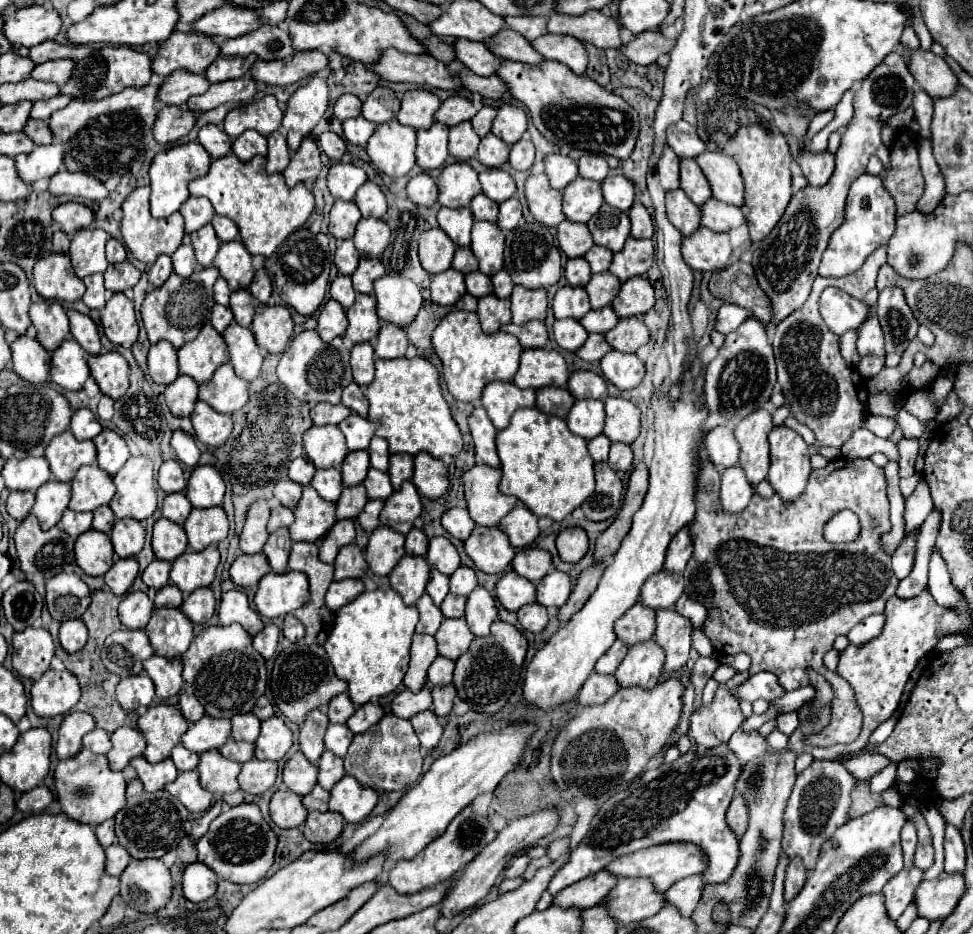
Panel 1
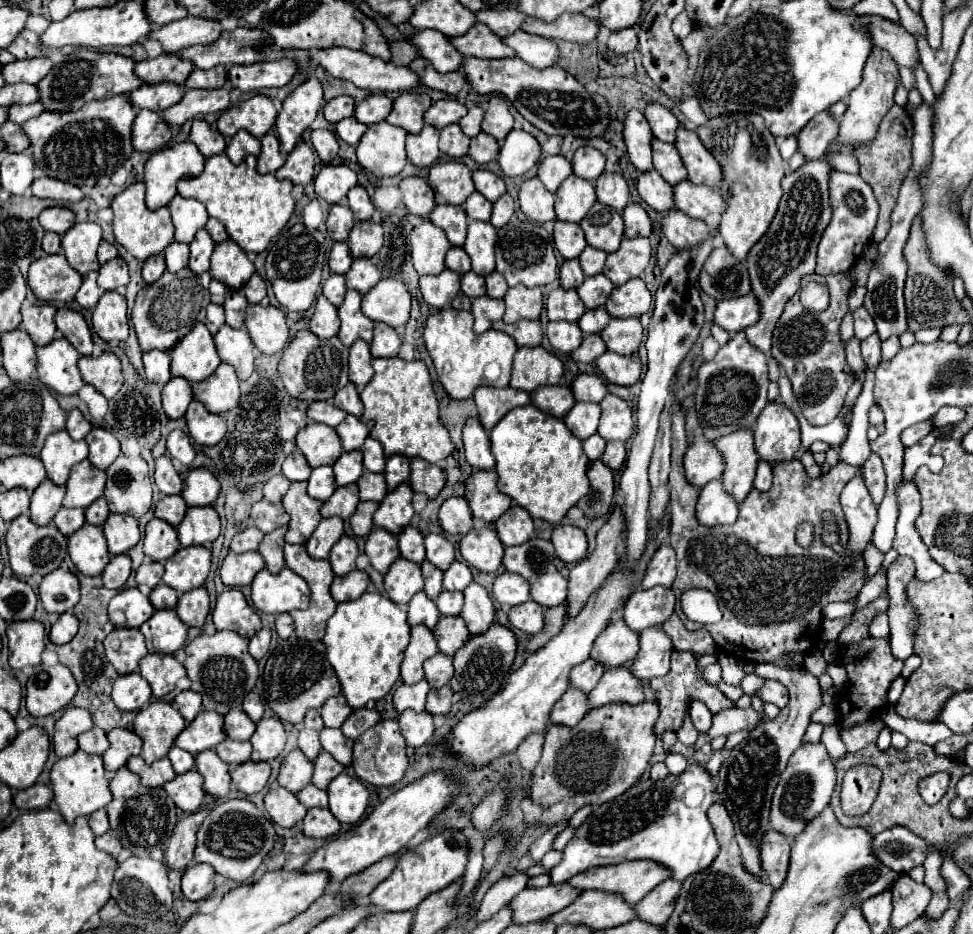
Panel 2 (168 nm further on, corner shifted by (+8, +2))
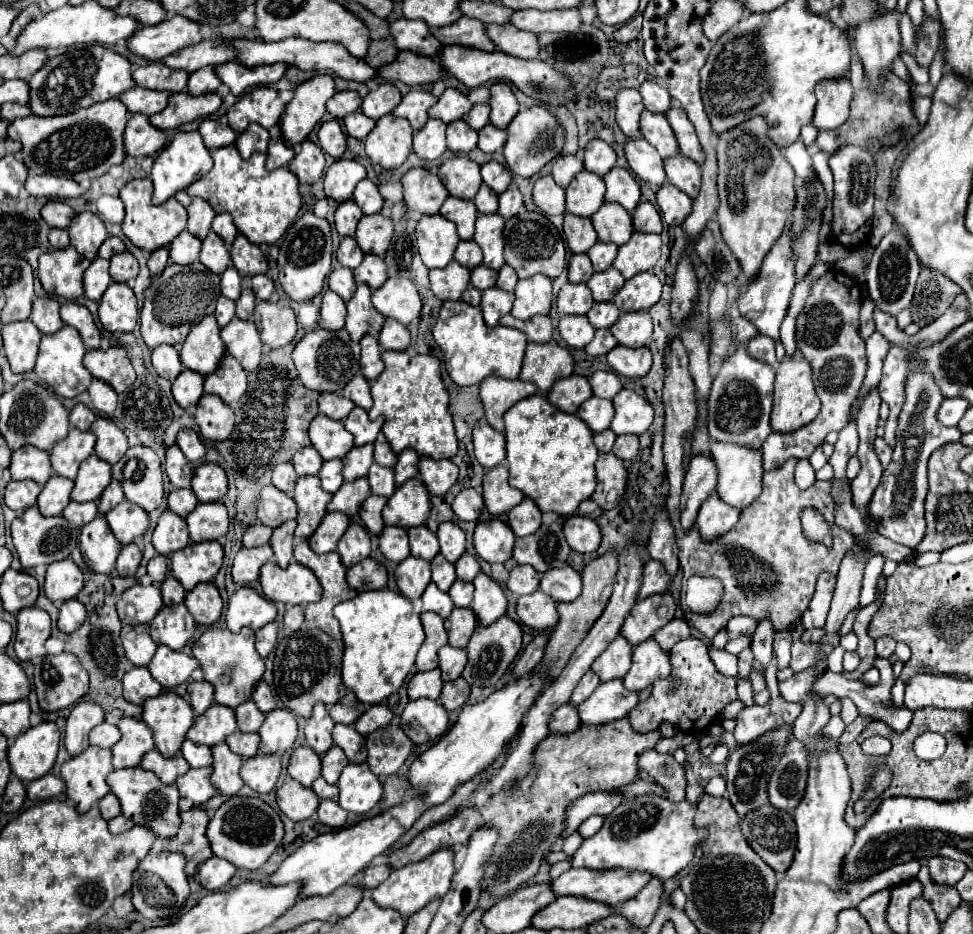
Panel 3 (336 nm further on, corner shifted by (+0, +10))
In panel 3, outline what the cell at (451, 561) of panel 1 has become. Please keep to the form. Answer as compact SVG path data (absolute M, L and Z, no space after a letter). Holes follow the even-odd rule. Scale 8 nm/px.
M442 522L438 526L438 542L440 542L440 554L448 562L456 562L464 554L464 532L454 522Z

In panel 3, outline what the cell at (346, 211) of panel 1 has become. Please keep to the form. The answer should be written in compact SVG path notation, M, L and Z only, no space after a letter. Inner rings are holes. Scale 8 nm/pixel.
M346 200L338 206L336 210L336 230L340 236L354 236L356 226L362 218L362 210L358 208L358 204L354 200Z

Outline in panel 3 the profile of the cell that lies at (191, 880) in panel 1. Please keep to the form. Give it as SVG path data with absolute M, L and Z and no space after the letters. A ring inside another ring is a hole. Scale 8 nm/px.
M208 858L208 862L200 862L200 866L196 868L196 874L200 878L200 884L208 890L218 890L222 886L226 886L230 882L230 878L234 876L236 868L222 858Z

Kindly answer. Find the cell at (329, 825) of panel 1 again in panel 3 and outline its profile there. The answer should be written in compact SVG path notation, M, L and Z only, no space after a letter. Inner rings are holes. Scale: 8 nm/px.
M320 800L318 820L320 820L320 824L330 826L330 828L342 828L348 820L348 812L342 810L340 804L334 800Z

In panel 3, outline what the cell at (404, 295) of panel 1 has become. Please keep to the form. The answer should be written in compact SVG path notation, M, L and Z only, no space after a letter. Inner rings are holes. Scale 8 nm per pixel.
M404 276L388 278L388 282L384 282L384 286L372 294L372 304L382 316L394 318L402 324L410 324L414 318L418 318L422 308L414 282Z

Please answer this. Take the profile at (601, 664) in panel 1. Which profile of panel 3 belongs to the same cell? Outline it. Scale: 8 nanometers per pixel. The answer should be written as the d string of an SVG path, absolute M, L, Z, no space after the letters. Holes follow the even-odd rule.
M588 670L588 674L584 674L584 678L580 678L578 686L574 688L574 694L572 694L570 700L572 700L574 704L584 702L584 700L586 700L586 698L596 690L598 682L600 682L600 678L596 678L596 674L592 674L592 672Z

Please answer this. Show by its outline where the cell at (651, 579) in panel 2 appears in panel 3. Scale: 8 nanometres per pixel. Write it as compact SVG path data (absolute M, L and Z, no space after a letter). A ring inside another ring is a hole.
M648 560L646 568L644 568L644 582L638 594L640 598L646 598L650 594L658 594L658 592L666 592L668 590L668 572L660 566L660 562L656 560Z

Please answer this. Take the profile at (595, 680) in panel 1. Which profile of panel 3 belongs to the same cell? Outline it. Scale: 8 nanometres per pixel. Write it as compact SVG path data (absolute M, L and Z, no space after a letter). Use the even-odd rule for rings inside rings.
M566 702L564 706L560 706L550 718L550 730L554 732L568 734L578 728L580 728L580 716L578 716L578 708L572 706L572 702Z

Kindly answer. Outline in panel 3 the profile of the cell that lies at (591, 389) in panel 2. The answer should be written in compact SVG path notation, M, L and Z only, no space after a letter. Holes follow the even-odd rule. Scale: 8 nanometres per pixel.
M598 370L590 376L590 386L594 396L598 398L614 398L620 390L622 390L622 382L614 372L606 372L606 370Z

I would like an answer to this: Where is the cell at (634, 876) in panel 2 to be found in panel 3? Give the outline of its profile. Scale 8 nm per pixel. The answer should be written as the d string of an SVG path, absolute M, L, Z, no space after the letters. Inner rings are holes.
M570 868L560 878L552 880L552 890L556 896L586 896L598 902L604 902L608 906L620 906L628 898L634 898L644 884L652 880L652 874L640 874L632 870L576 870Z

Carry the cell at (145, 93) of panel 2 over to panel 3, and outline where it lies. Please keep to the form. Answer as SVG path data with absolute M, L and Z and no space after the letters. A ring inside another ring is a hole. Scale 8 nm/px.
M134 86L120 94L120 100L126 104L130 114L140 112L146 116L164 110L164 106L168 106L168 98L170 98L168 90L144 90L140 86Z

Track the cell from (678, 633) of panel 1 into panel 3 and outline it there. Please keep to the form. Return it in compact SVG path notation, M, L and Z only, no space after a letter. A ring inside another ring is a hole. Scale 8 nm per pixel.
M650 638L648 642L640 642L640 646L636 646L632 668L624 676L624 686L628 690L640 692L666 676L670 676L668 654L658 646L654 638Z

